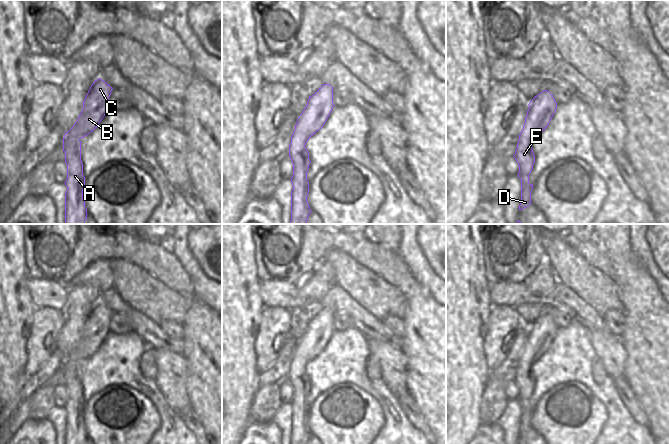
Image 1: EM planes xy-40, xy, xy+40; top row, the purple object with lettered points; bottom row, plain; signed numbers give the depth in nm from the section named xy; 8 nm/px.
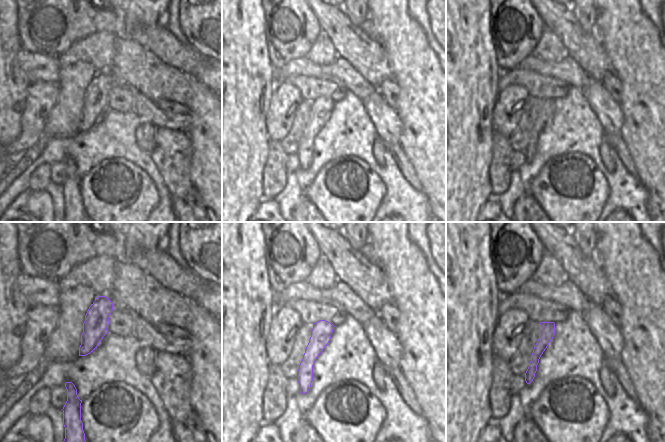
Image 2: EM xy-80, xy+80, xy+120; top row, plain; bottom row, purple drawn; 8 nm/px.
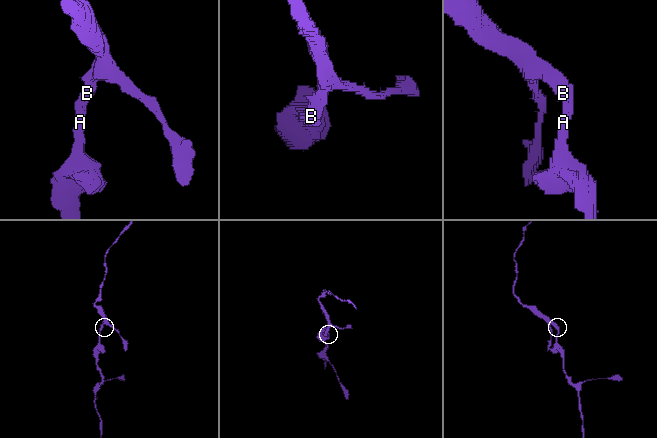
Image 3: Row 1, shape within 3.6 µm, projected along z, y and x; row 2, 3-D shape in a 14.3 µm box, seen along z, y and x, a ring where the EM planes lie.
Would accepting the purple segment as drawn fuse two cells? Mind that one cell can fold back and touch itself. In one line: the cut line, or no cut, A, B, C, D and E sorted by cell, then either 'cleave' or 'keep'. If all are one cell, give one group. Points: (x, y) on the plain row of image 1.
no cut | A B C D E | keep

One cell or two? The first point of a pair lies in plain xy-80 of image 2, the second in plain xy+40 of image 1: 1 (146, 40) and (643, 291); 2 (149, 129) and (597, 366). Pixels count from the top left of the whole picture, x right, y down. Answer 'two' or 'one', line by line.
1: two
2: one

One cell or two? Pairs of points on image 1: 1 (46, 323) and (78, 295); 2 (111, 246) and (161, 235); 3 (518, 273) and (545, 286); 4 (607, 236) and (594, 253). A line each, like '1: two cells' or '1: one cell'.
1: two cells
2: two cells
3: two cells
4: two cells

